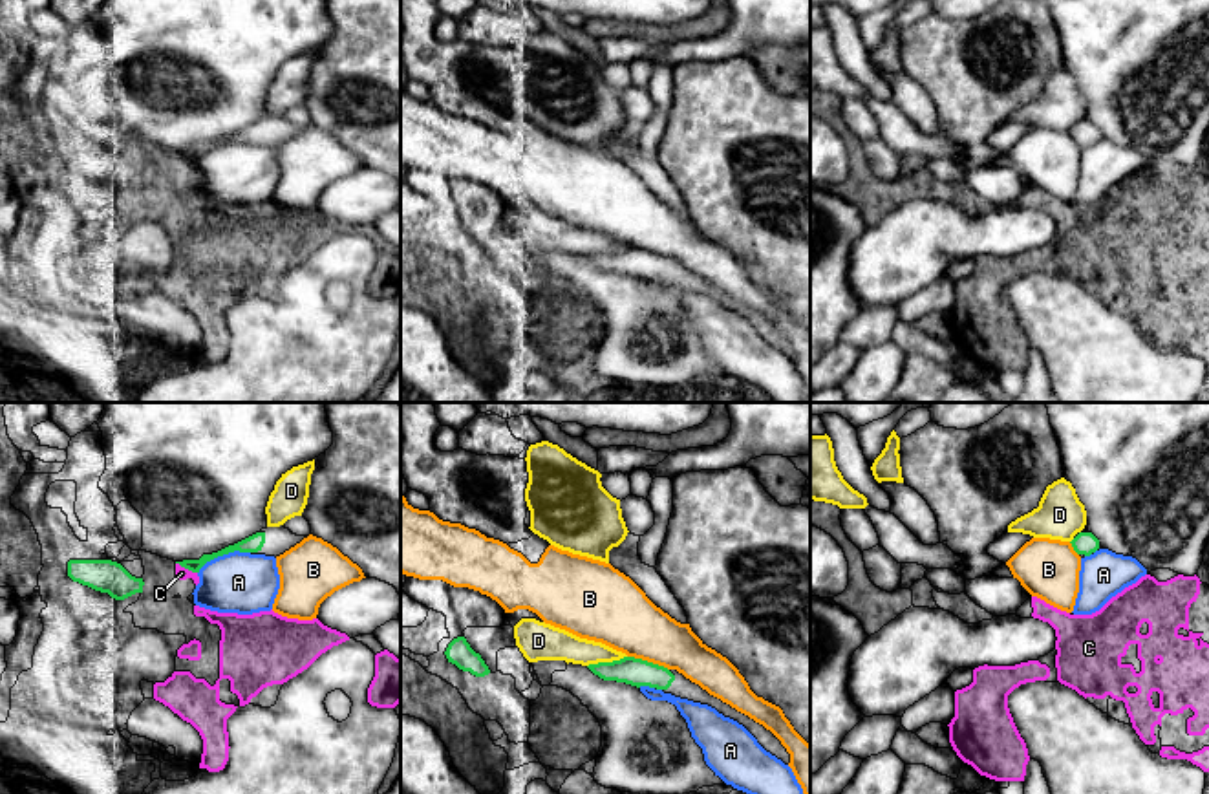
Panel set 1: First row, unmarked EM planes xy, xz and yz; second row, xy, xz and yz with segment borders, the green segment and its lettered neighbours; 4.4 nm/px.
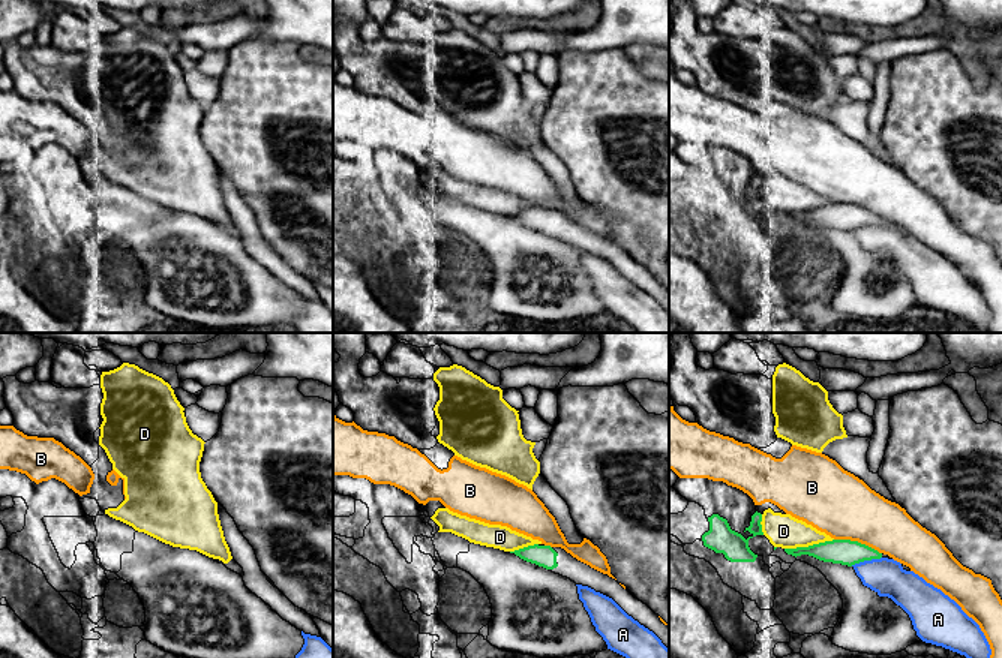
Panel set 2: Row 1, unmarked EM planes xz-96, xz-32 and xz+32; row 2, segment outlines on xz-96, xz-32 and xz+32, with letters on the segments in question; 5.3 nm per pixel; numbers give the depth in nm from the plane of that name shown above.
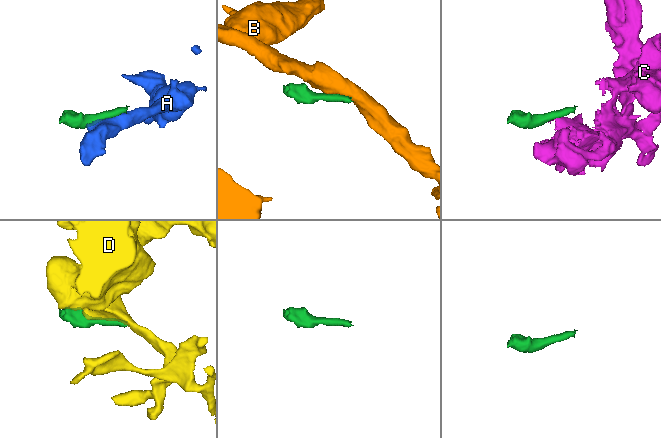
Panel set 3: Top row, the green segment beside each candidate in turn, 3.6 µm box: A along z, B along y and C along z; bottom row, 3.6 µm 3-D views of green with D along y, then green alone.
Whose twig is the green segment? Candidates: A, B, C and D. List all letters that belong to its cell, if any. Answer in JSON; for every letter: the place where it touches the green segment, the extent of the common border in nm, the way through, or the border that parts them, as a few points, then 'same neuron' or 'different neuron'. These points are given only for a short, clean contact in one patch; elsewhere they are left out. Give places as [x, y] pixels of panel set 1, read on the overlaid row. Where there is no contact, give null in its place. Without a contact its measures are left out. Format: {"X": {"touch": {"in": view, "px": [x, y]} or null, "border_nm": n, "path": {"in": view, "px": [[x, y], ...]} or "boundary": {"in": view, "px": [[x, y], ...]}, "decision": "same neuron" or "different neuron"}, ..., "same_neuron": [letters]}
{"A": {"touch": {"in": "xy", "px": [222, 555]}, "border_nm": 260, "decision": "different neuron"}, "B": {"touch": {"in": "xz", "px": [646, 661]}, "border_nm": 200, "boundary": {"in": "xz", "px": [[628, 655], [663, 665], [668, 670]]}, "decision": "different neuron"}, "C": {"touch": {"in": "xy", "px": [187, 568]}, "border_nm": 110, "boundary": {"in": "xy", "px": [[176, 562], [196, 573]]}, "decision": "different neuron"}, "D": {"touch": {"in": "xz", "px": [606, 663]}, "border_nm": 180, "decision": "different neuron"}, "same_neuron": []}

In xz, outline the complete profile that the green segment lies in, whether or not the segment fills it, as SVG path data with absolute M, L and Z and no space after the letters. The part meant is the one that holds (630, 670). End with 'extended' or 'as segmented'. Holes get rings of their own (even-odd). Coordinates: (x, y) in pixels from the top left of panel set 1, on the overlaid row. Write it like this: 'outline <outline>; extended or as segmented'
outline M635 657L589 664L587 668L604 681L626 682L637 688L649 686L680 699L708 704L724 717L730 717L743 724L766 752L781 759L785 765L790 763L790 754L770 730L766 730L763 724L755 723L748 715L737 712L730 704L722 703L721 699L710 695L706 690L686 679L677 670L668 670L664 666Z; extended

